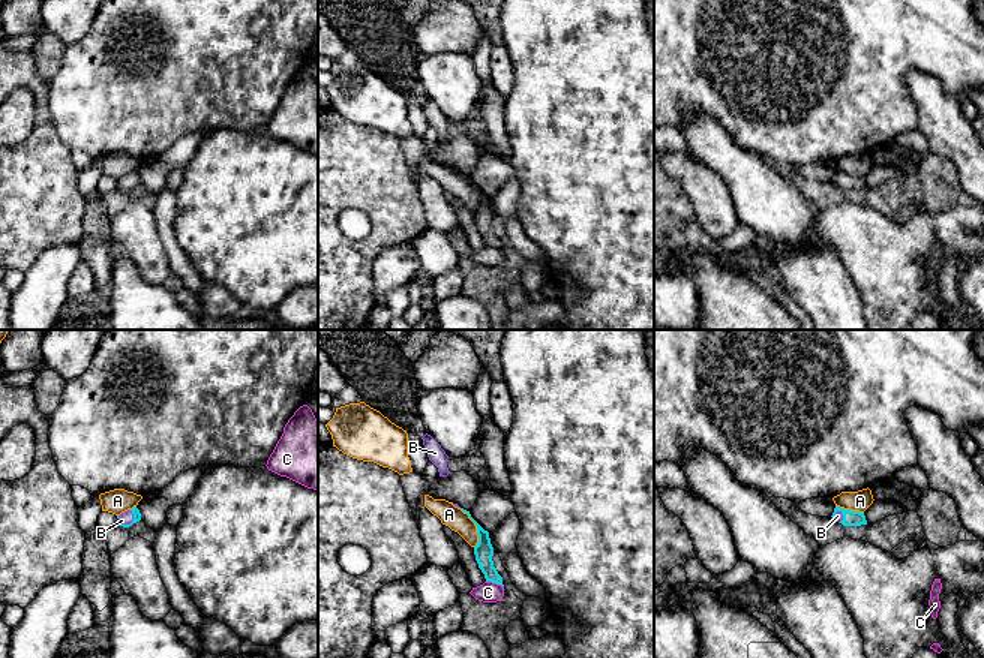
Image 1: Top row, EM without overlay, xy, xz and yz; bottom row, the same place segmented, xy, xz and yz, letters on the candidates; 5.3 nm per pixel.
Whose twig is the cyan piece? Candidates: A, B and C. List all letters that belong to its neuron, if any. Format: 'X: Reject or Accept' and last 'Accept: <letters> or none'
A: Reject
B: Accept
C: Reject
Accept: B

